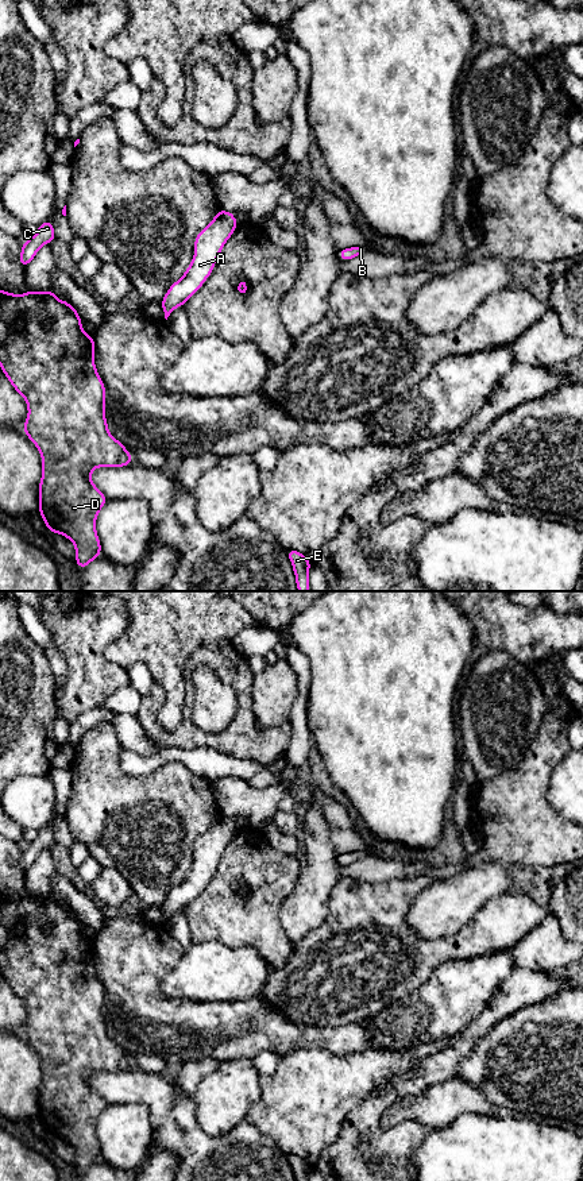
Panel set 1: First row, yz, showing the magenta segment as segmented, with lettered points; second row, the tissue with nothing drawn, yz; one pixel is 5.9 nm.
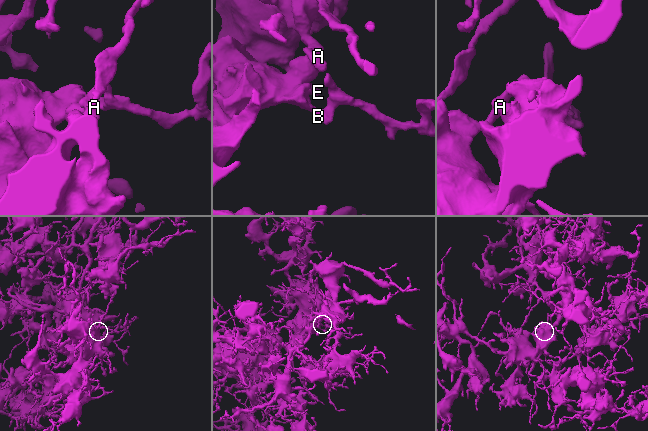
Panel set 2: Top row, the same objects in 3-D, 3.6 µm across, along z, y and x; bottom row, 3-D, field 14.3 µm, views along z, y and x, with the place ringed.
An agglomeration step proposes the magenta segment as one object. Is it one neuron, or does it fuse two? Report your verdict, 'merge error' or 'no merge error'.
no merge error

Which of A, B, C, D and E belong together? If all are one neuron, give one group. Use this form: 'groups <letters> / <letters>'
groups A B C D E

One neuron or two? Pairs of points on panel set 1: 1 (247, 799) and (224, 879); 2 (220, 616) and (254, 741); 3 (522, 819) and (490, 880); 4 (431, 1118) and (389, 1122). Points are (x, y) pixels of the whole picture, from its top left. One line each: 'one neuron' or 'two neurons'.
1: two neurons
2: two neurons
3: two neurons
4: one neuron

